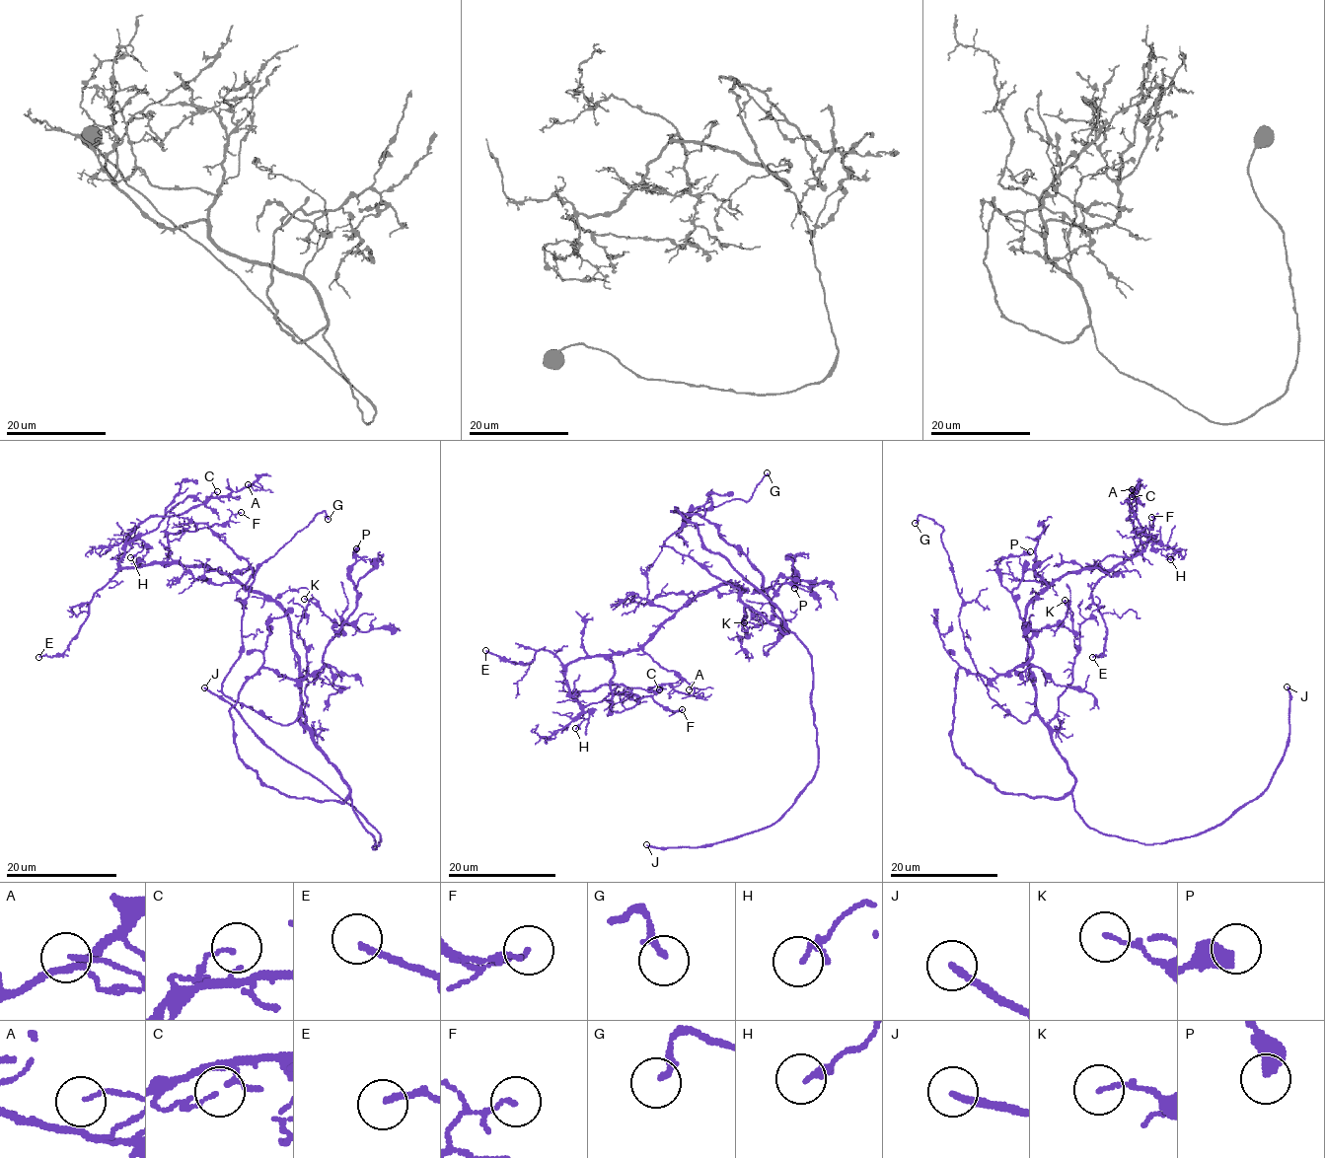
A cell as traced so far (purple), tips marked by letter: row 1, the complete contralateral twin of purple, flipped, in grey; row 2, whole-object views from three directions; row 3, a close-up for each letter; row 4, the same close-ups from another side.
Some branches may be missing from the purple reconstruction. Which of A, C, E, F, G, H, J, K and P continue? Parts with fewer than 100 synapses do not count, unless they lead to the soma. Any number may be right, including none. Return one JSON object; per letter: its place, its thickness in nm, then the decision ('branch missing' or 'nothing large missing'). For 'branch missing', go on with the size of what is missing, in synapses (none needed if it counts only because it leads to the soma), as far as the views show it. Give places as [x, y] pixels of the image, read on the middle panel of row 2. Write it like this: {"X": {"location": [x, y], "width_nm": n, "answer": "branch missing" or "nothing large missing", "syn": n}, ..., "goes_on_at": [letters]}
{"A": {"location": [689, 689], "width_nm": 110, "answer": "nothing large missing"}, "C": {"location": [659, 689], "width_nm": 100, "answer": "nothing large missing"}, "E": {"location": [485, 650], "width_nm": 170, "answer": "nothing large missing"}, "F": {"location": [682, 709], "width_nm": 120, "answer": "nothing large missing"}, "G": {"location": [767, 472], "width_nm": 180, "answer": "nothing large missing"}, "H": {"location": [575, 728], "width_nm": 120, "answer": "nothing large missing"}, "J": {"location": [646, 844], "width_nm": 200, "answer": "branch missing"}, "K": {"location": [744, 622], "width_nm": 100, "answer": "nothing large missing"}, "P": {"location": [794, 588], "width_nm": 500, "answer": "nothing large missing"}, "goes_on_at": ["J"]}

